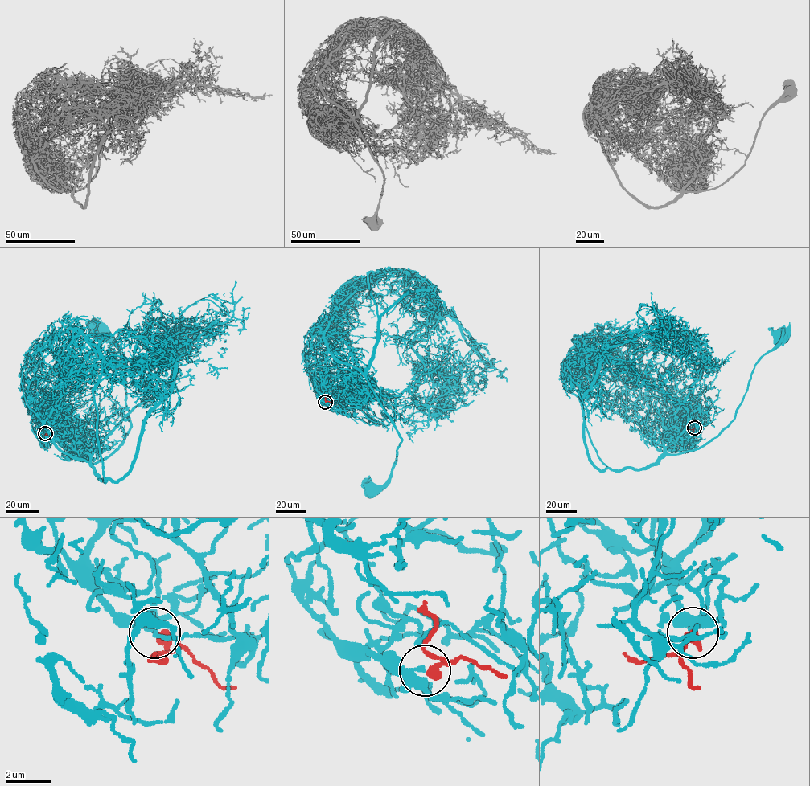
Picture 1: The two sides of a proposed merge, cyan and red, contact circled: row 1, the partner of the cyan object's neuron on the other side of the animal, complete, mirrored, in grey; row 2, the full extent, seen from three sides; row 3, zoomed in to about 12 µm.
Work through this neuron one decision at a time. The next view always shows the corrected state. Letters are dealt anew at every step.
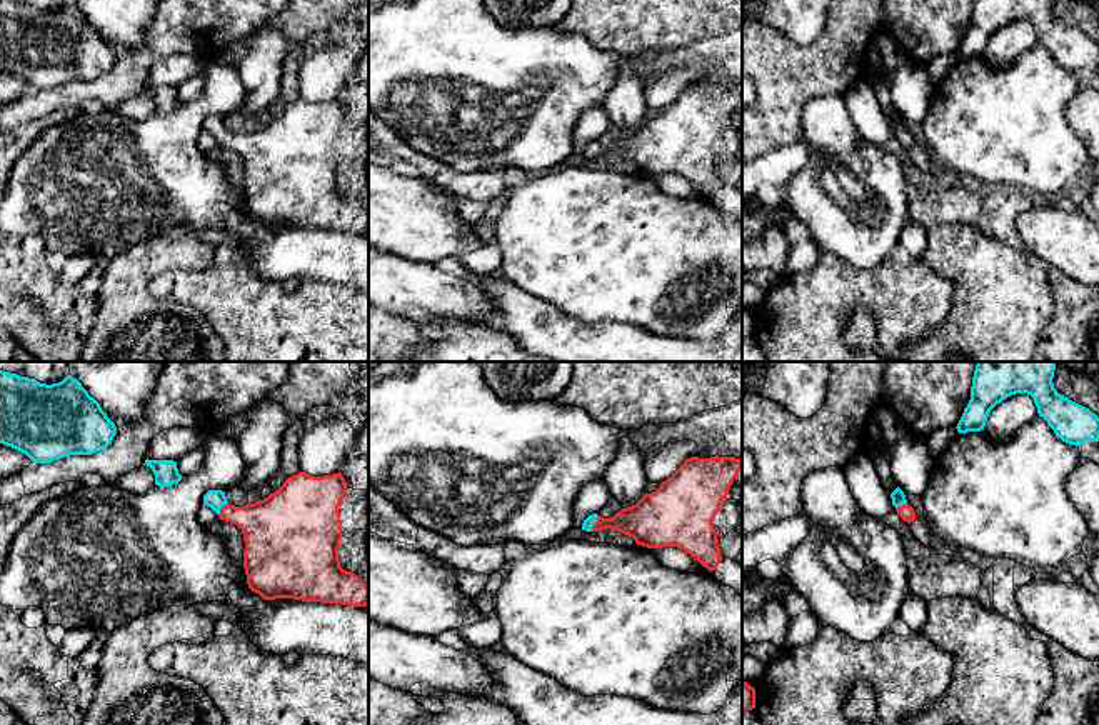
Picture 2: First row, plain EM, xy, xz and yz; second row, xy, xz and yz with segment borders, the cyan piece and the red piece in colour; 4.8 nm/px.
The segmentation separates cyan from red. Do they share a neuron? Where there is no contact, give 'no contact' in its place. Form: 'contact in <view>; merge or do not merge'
contact in xz; merge

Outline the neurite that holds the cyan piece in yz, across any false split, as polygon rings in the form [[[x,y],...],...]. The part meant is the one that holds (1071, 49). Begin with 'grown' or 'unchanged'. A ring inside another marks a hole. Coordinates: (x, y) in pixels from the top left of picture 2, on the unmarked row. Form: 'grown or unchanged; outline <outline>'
unchanged; outline [[[974,0],[971,27],[957,50],[959,60],[981,58],[991,37],[1016,20],[1032,23],[1039,43],[1056,63],[1079,73],[1099,68],[1099,43],[1089,35],[1061,22],[1052,10],[1054,0]]]

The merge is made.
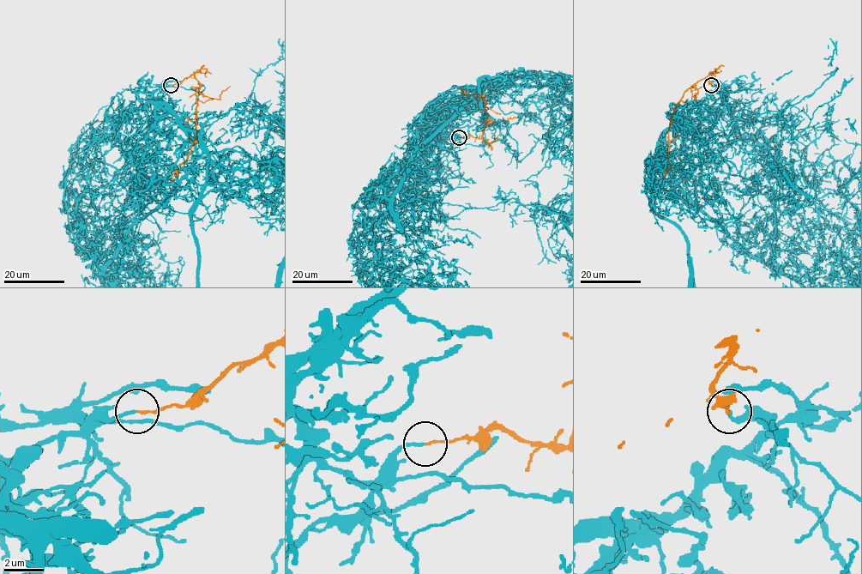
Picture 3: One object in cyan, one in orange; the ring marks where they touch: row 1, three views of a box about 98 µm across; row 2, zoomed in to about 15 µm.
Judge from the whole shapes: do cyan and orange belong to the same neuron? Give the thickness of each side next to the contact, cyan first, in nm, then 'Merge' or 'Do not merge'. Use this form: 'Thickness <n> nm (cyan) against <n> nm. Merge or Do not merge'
Thickness 140 nm (cyan) against 90 nm. Do not merge

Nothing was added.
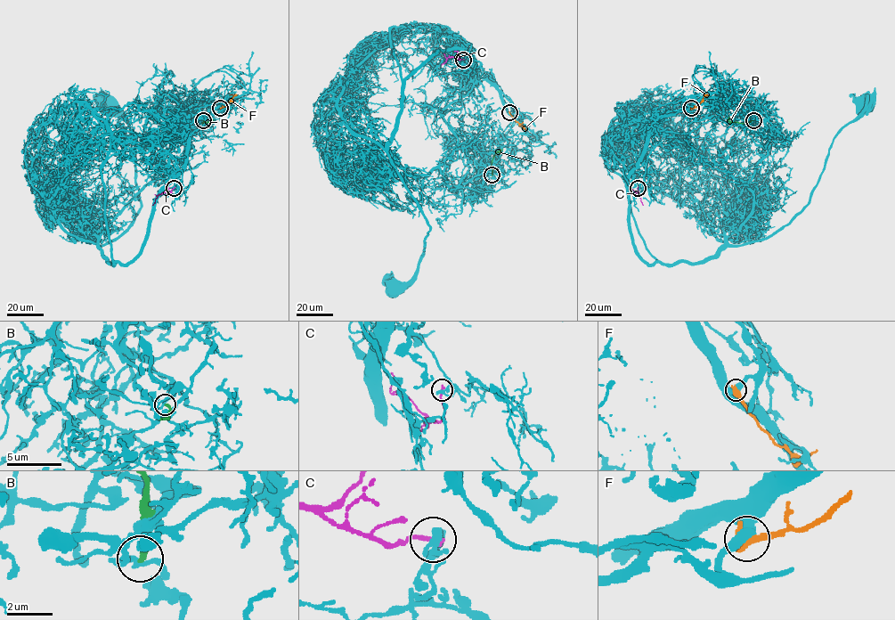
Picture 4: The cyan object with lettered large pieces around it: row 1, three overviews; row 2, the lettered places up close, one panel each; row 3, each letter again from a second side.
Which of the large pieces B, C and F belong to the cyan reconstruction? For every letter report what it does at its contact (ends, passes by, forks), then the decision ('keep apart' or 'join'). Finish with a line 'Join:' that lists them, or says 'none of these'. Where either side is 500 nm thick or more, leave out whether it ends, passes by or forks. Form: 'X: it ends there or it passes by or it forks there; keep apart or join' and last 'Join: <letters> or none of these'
B: it ends there; keep apart
C: it ends there; keep apart
F: it ends there; keep apart
Join: none of these

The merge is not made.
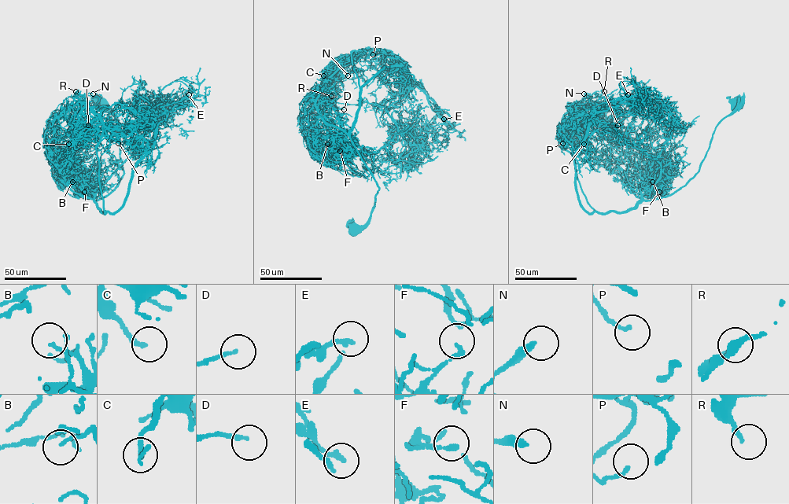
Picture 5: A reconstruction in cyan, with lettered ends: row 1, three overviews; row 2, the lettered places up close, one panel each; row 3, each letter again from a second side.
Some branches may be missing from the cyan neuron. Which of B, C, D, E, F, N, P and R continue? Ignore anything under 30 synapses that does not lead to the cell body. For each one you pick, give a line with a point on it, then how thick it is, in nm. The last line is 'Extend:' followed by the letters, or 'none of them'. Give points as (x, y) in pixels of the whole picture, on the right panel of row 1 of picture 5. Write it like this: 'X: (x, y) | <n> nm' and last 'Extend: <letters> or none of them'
Extend: none of them

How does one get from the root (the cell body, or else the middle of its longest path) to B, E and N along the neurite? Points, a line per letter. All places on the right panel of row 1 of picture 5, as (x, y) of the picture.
B: (740, 103), (716, 126), (699, 170), (683, 185), (665, 196), (644, 200), (641, 189), (647, 182), (652, 182)
E: (740, 103), (716, 126), (699, 170), (667, 196), (644, 200), (661, 164), (595, 116), (628, 94)
N: (740, 103), (716, 126), (699, 170), (667, 196), (644, 200), (573, 135), (574, 107), (588, 94), (584, 93)

